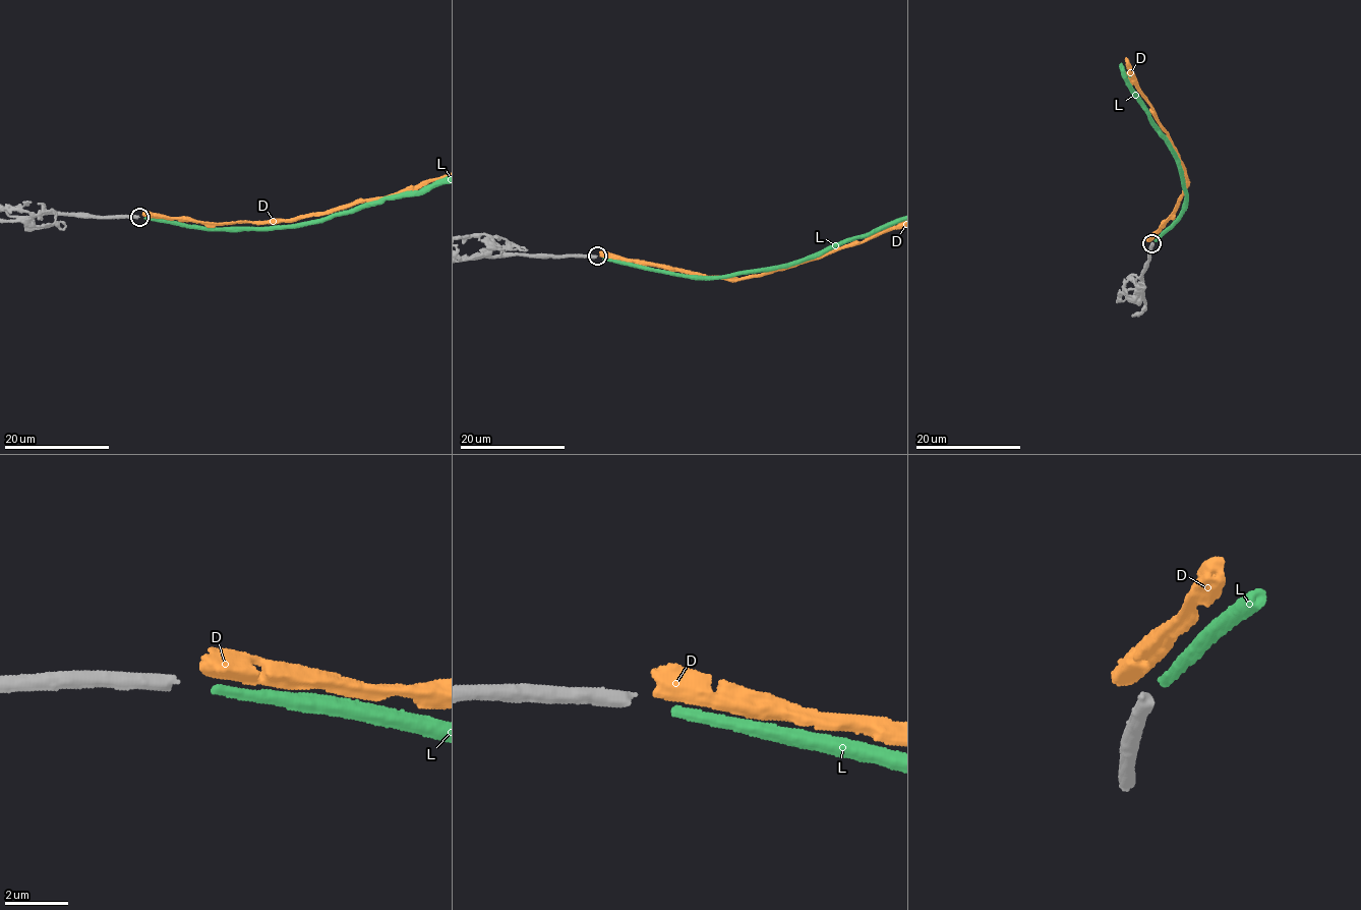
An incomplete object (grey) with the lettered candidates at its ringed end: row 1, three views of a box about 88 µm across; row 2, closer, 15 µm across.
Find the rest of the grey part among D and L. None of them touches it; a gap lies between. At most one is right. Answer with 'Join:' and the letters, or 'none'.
Join: L

